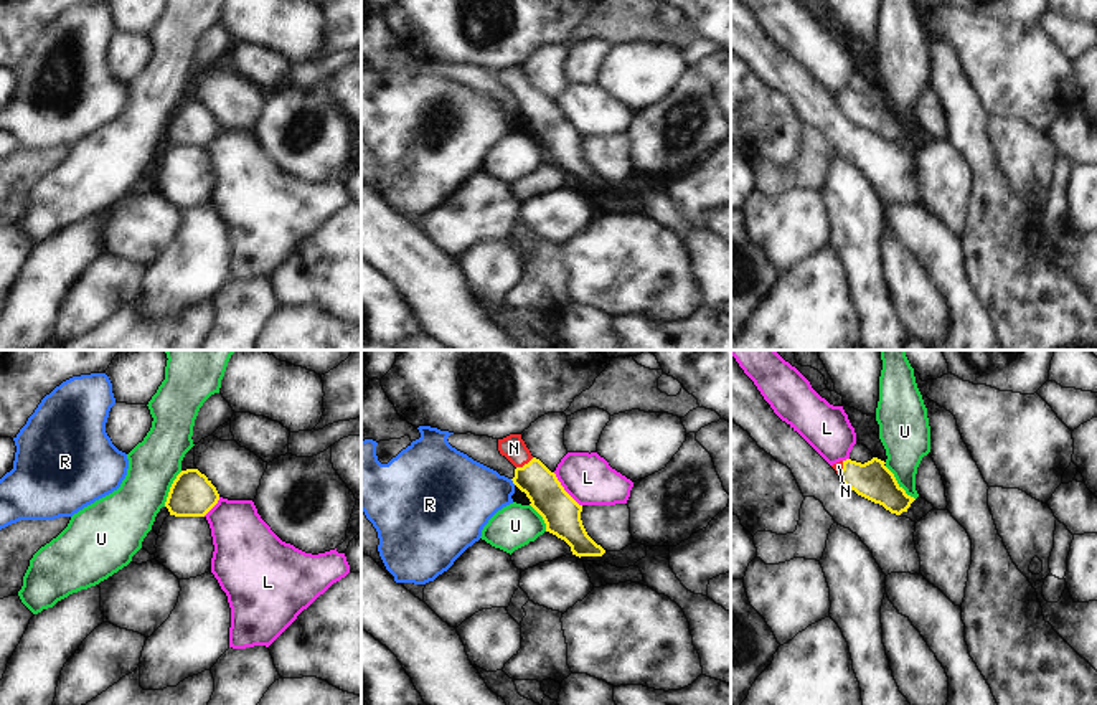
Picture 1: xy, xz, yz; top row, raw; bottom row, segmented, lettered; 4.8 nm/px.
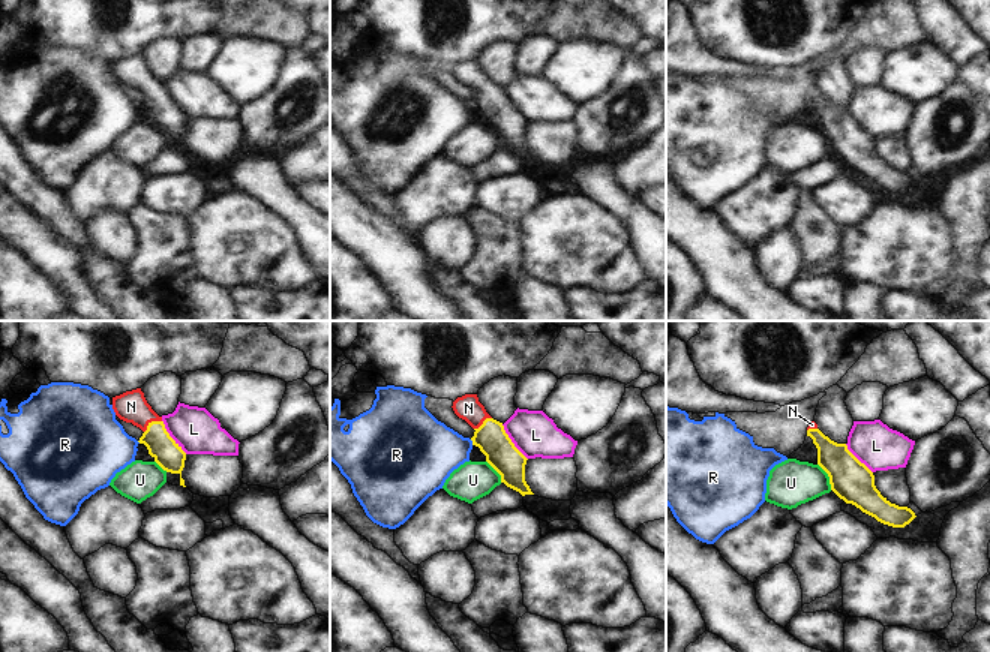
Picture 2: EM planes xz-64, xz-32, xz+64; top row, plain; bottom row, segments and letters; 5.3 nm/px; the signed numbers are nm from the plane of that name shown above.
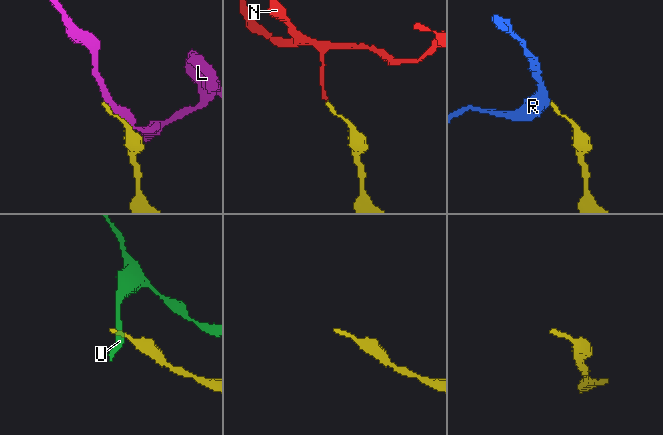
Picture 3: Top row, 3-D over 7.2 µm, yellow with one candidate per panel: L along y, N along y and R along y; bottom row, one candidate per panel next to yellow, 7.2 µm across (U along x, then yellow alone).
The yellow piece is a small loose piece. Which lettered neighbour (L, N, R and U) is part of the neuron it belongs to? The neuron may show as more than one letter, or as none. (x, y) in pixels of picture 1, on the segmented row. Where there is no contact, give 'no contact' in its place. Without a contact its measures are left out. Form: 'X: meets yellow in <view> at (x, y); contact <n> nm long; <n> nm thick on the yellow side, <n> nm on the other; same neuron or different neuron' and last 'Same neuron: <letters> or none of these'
L: meets yellow in xz at (563, 489); contact 220 nm long; 190 nm thick on the yellow side, 240 nm on the other; different neuron
N: meets yellow in xz at (525, 464); contact 100 nm long; 180 nm thick on the yellow side, 120 nm on the other; same neuron
R: meets yellow in xz at (513, 482); contact 40 nm long; 180 nm thick on the yellow side, 340 nm on the other; different neuron
U: meets yellow in yz at (898, 484); contact 220 nm long; 190 nm thick on the yellow side, 240 nm on the other; different neuron
Same neuron: N

